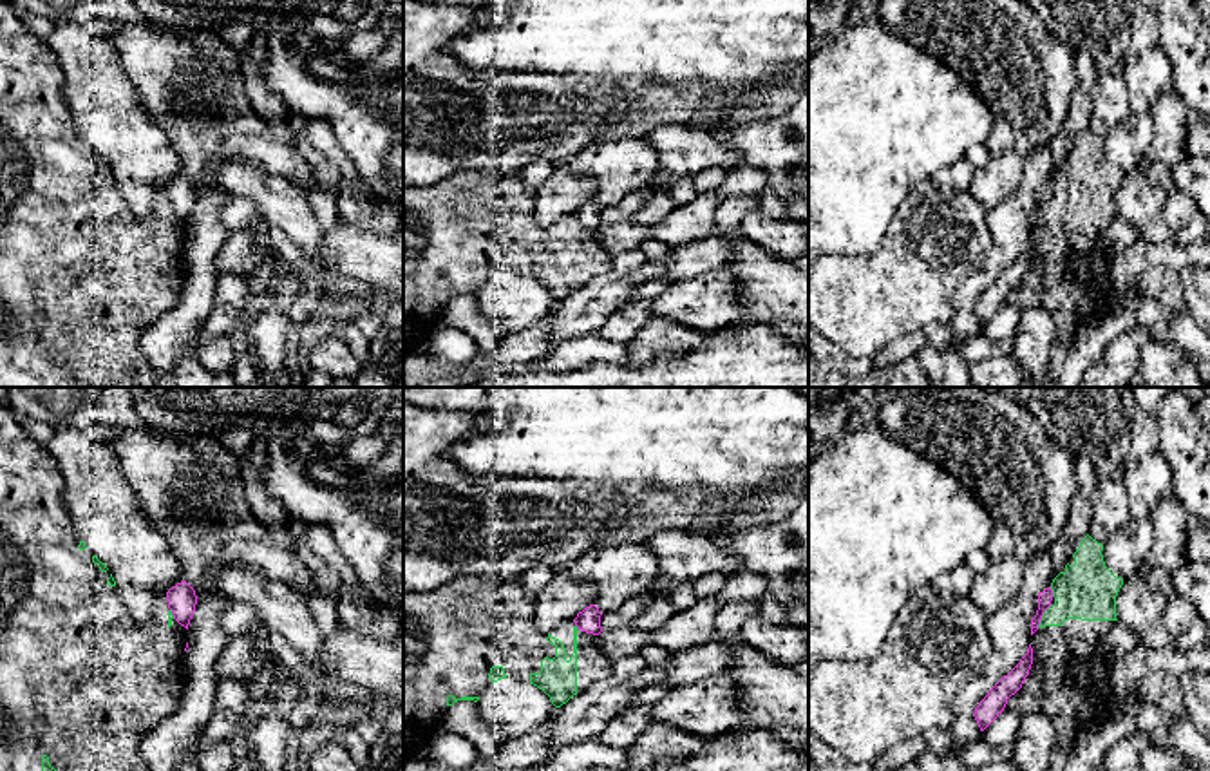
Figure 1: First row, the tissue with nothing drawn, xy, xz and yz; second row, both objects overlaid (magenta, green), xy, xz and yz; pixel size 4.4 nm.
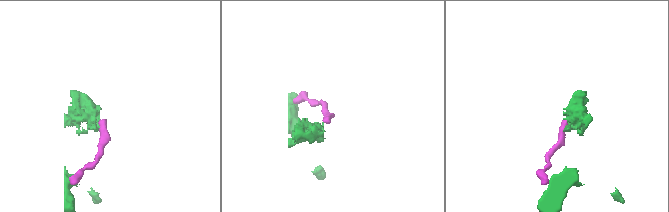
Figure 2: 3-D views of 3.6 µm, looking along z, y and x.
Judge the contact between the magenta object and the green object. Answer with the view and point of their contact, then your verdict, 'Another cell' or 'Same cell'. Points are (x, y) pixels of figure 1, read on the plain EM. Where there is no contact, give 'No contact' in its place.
Touches magenta at yz (1042, 209). Another cell

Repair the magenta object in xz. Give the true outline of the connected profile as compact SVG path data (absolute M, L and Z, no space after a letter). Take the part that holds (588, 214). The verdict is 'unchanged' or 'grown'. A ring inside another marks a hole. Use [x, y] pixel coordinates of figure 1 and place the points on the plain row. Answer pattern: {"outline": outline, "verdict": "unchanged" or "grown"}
{"outline": "M595 199L586 201L582 206L577 208L573 214L575 221L586 228L599 230L600 223L600 206Z", "verdict": "unchanged"}

